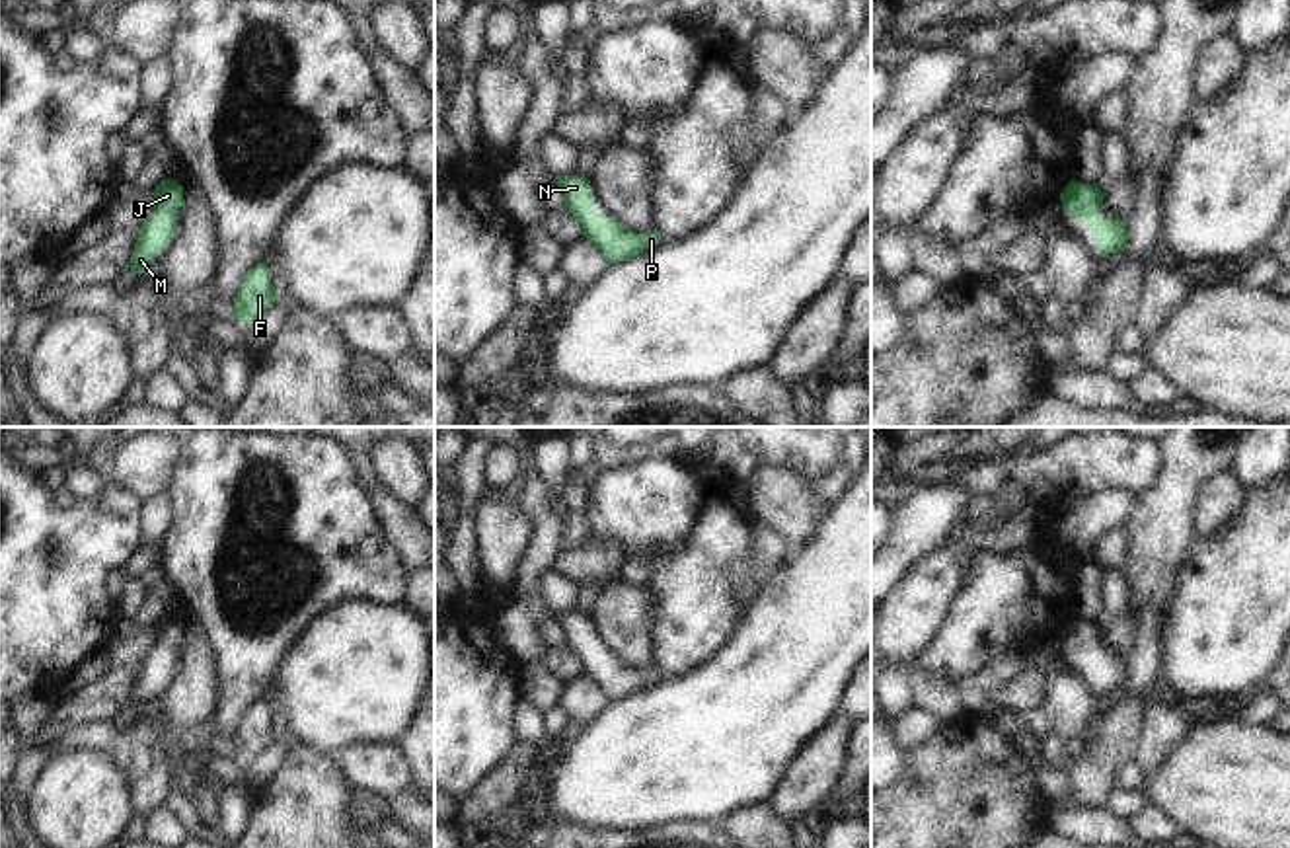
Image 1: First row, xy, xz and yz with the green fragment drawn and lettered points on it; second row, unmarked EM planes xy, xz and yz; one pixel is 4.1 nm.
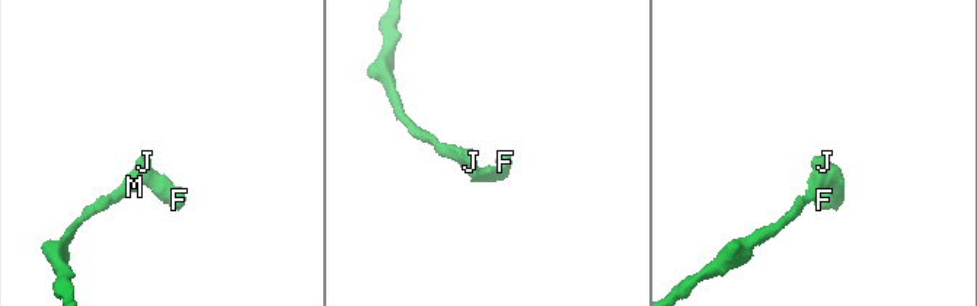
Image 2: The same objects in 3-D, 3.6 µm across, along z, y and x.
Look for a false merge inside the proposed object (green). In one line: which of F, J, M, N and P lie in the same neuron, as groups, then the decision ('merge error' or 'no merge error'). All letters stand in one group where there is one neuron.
F J M N P | no merge error

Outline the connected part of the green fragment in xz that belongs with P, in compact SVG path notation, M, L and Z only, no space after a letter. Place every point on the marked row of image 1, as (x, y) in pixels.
M553 175L553 181L561 187L565 211L581 222L583 236L594 244L608 265L627 261L663 242L657 230L643 236L627 230L612 216L596 214L590 181L587 177Z

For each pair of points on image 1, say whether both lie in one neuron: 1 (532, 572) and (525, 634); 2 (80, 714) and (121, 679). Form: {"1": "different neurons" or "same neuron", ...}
{"1": "same neuron", "2": "same neuron"}

